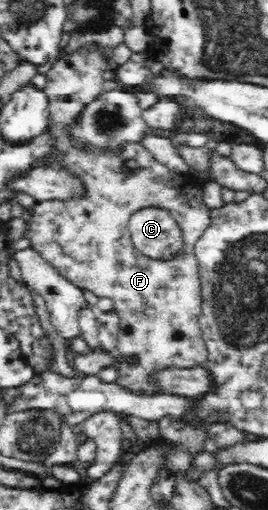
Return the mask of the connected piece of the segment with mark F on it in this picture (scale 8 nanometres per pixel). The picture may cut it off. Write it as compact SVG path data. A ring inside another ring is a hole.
M97 44L81 46L71 54L59 56L45 74L43 94L48 100L49 120L46 130L51 147L50 161L57 168L70 174L80 182L81 194L73 194L67 199L52 198L38 201L31 210L29 221L32 249L37 251L62 277L72 282L77 288L91 290L99 298L111 298L119 315L120 331L117 335L116 352L121 357L117 368L119 384L131 391L161 393L156 386L148 382L148 376L155 369L176 366L177 368L201 367L208 357L206 344L200 329L202 308L202 290L198 262L194 255L195 241L201 236L211 222L212 211L203 200L205 180L195 175L181 174L165 164L161 164L140 142L125 142L117 148L94 146L82 142L73 134L73 126L79 124L85 106L103 94L103 73L113 68L104 50ZM159 206L167 209L173 219L179 223L183 233L183 249L169 260L157 260L146 257L139 252L131 241L128 222L130 216L140 208Z

